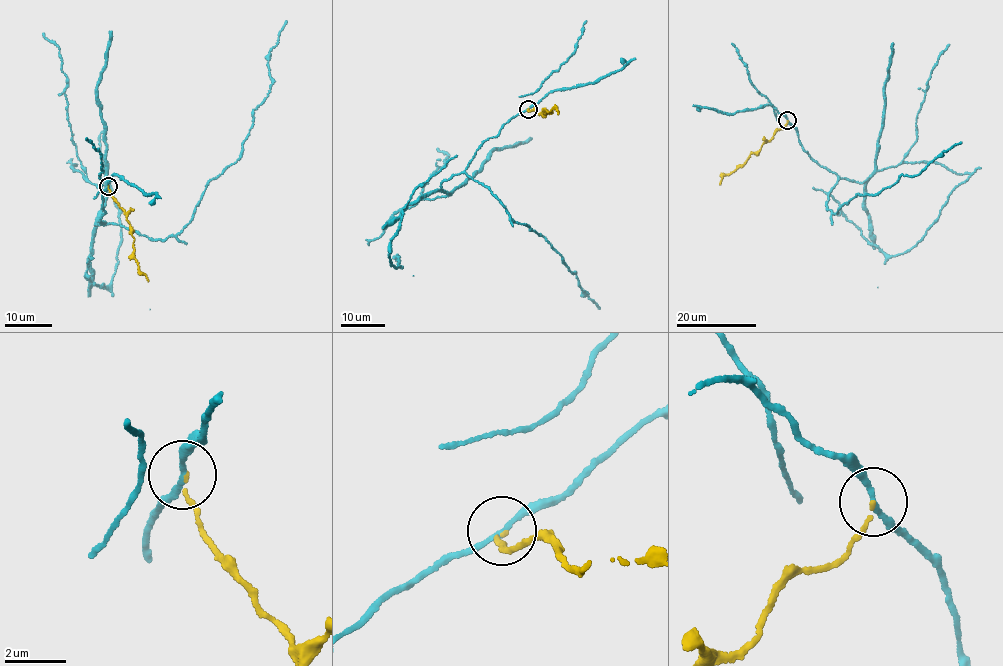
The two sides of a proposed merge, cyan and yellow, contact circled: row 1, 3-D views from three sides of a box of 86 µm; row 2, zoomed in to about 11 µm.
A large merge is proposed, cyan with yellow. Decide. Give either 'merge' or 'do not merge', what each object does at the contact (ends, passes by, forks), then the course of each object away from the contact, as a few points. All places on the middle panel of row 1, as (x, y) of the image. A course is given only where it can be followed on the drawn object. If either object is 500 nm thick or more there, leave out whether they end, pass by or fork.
do not merge | cyan passes by | yellow ends | cyan via (528, 108), (486, 140), (465, 170), (489, 186), (511, 219), (561, 256), (576, 273), (578, 285), (600, 308) | yellow via (528, 108), (543, 114), (556, 109), (558, 114)

